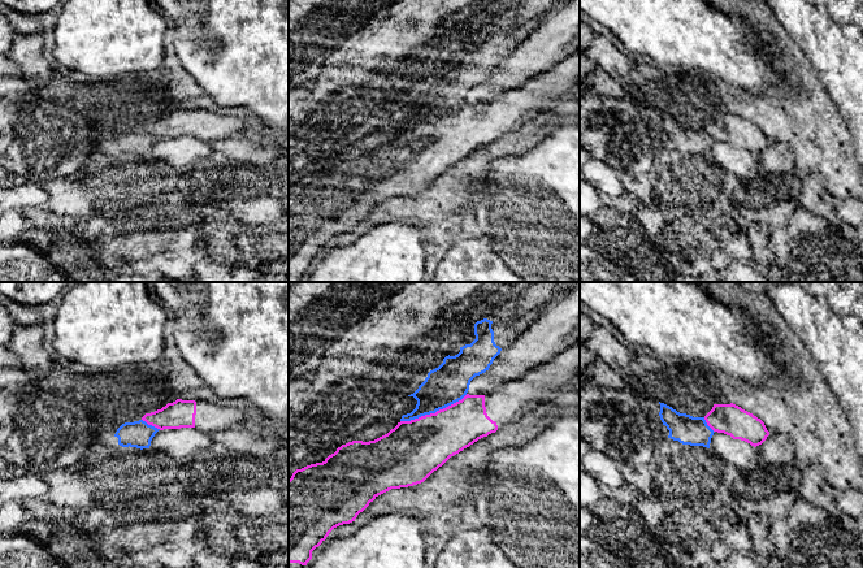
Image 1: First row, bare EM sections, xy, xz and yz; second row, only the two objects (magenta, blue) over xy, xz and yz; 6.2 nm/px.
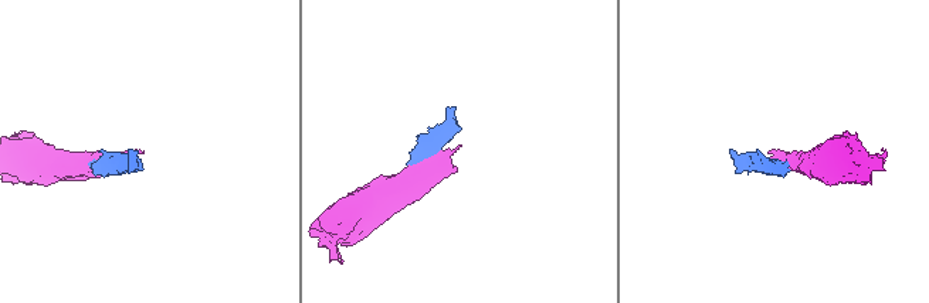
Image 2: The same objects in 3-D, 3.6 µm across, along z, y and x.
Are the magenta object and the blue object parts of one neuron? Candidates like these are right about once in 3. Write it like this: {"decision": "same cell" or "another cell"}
{"decision": "another cell"}

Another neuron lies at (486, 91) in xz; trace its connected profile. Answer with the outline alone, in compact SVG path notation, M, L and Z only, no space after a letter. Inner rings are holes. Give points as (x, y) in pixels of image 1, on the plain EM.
M580 0L550 12L511 55L502 57L490 77L476 84L467 103L487 104L499 94L522 87L580 49Z

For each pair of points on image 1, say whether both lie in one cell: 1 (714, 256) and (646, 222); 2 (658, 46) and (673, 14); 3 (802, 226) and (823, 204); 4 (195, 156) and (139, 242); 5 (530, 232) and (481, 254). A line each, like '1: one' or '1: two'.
1: one
2: one
3: two
4: two
5: two

